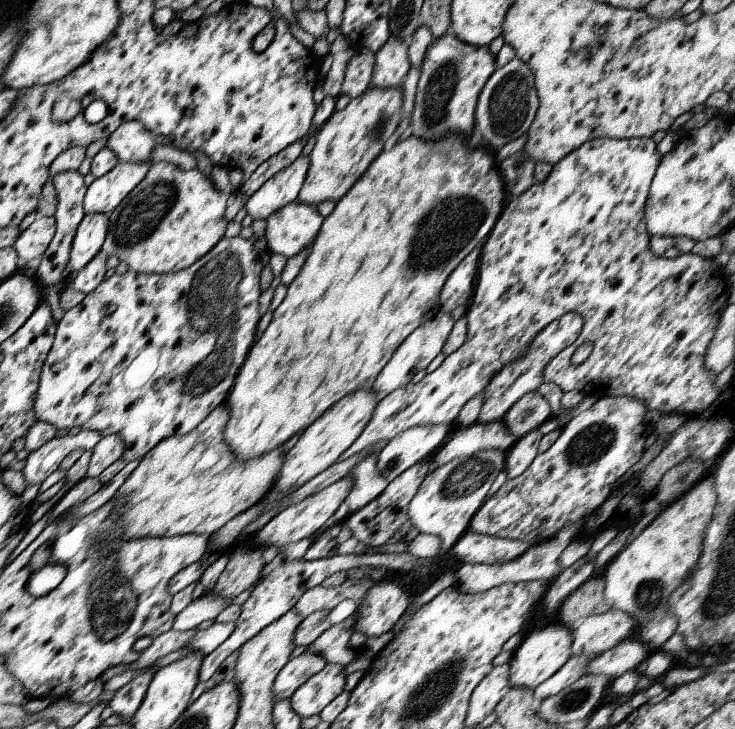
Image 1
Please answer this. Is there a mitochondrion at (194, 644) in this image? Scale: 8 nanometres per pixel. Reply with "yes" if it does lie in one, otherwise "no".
no

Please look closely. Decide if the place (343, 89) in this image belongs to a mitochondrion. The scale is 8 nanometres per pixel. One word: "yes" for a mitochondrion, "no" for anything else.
no

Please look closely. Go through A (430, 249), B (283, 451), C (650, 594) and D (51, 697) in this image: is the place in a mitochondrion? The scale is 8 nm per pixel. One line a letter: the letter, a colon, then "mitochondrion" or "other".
A: mitochondrion
B: other
C: mitochondrion
D: other

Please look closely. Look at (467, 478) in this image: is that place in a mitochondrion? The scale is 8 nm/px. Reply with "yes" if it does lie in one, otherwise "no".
yes

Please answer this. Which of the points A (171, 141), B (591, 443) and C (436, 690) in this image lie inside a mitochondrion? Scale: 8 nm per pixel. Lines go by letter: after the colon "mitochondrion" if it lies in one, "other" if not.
A: other
B: mitochondrion
C: mitochondrion

